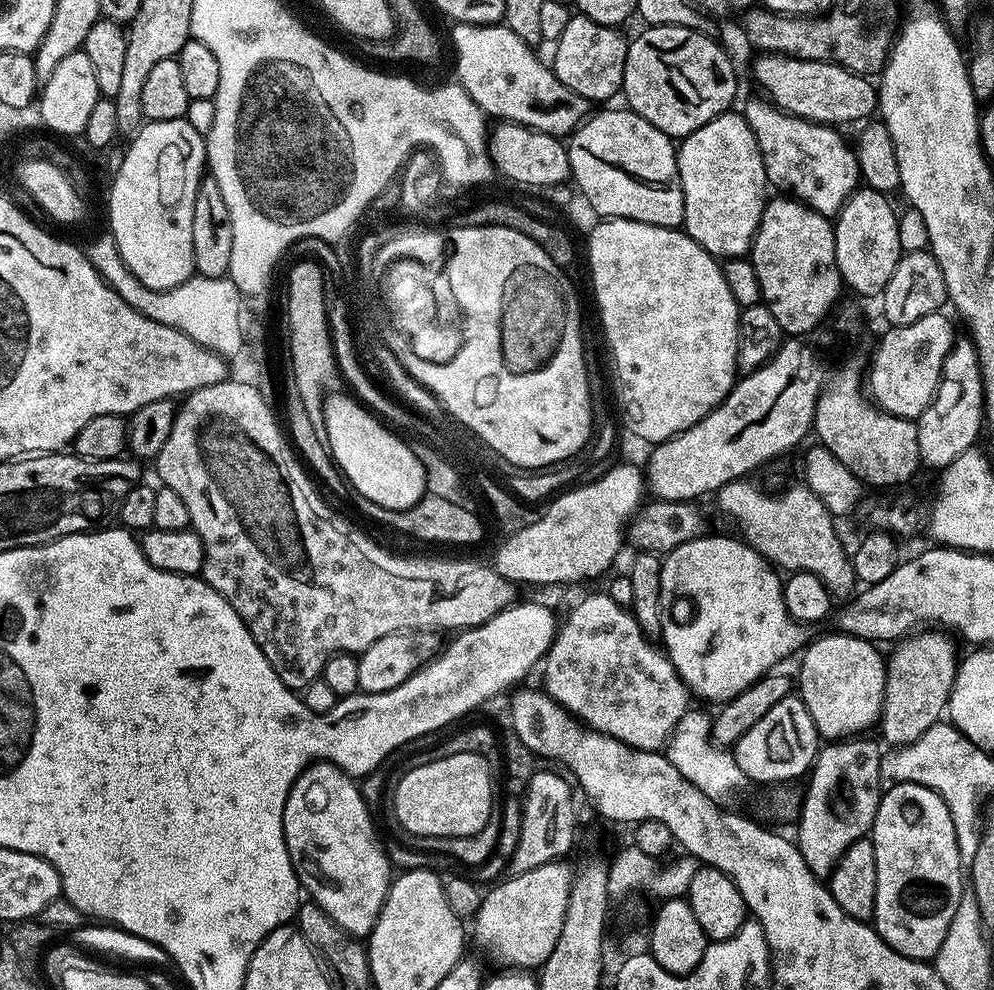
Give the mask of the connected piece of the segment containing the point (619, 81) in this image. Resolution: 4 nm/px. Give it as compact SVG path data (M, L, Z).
M579 14L573 15L570 22L566 22L566 30L562 30L559 40L555 41L556 57L550 60L556 77L570 90L574 90L579 96L585 96L590 102L596 100L608 100L612 95L619 93L624 87L624 71L626 70L626 54L629 41L619 27L607 28L590 18Z

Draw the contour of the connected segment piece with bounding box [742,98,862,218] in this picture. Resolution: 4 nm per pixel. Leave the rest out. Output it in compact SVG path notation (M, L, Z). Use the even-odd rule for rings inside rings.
M760 99L752 100L742 108L742 115L750 130L754 130L758 150L762 150L769 185L773 189L781 188L784 191L781 193L807 204L815 212L835 217L862 180L853 145L848 145L840 133L843 131L833 125L815 124L813 120L792 116L776 107L771 100Z

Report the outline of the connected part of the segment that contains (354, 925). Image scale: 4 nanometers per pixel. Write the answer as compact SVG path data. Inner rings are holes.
M317 762L308 765L294 781L284 807L284 841L300 879L301 889L310 895L311 903L317 904L342 930L357 938L372 935L374 926L382 914L382 906L388 897L394 879L394 868L388 858L385 845L380 845L376 828L372 825L373 813L362 798L357 781L334 764Z

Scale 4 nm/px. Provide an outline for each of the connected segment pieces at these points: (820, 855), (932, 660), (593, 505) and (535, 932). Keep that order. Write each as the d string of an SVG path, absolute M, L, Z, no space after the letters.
M868 738L825 743L816 753L816 761L806 776L808 789L802 792L800 814L794 824L794 843L802 858L806 858L806 866L810 866L818 878L831 876L838 858L842 858L851 844L865 839L872 830L882 795L879 782L882 748L875 739L864 739Z
M917 630L893 647L897 648L886 660L884 701L878 721L879 739L885 745L893 749L906 747L921 738L930 727L941 723L956 677L955 643L957 641L947 631Z
M620 464L617 468L609 470L605 476L600 476L597 480L592 480L589 484L584 484L581 488L569 487L567 490L561 491L556 497L557 500L549 506L548 509L544 508L540 513L538 522L534 522L533 525L526 526L525 529L518 530L512 535L505 535L500 544L500 549L496 552L496 561L494 561L494 567L498 574L502 574L502 578L511 580L513 584L517 586L523 586L523 584L576 584L579 580L592 580L595 576L600 576L612 563L616 560L616 555L620 552L620 547L625 547L626 544L626 529L632 522L633 516L640 511L642 505L646 500L646 476L643 471L640 472L632 464Z
M555 860L538 866L538 870L526 870L526 874L509 875L484 892L484 901L474 917L476 940L492 951L501 969L536 970L550 958L550 950L562 934L562 922L566 922L573 879L574 868L564 860Z

